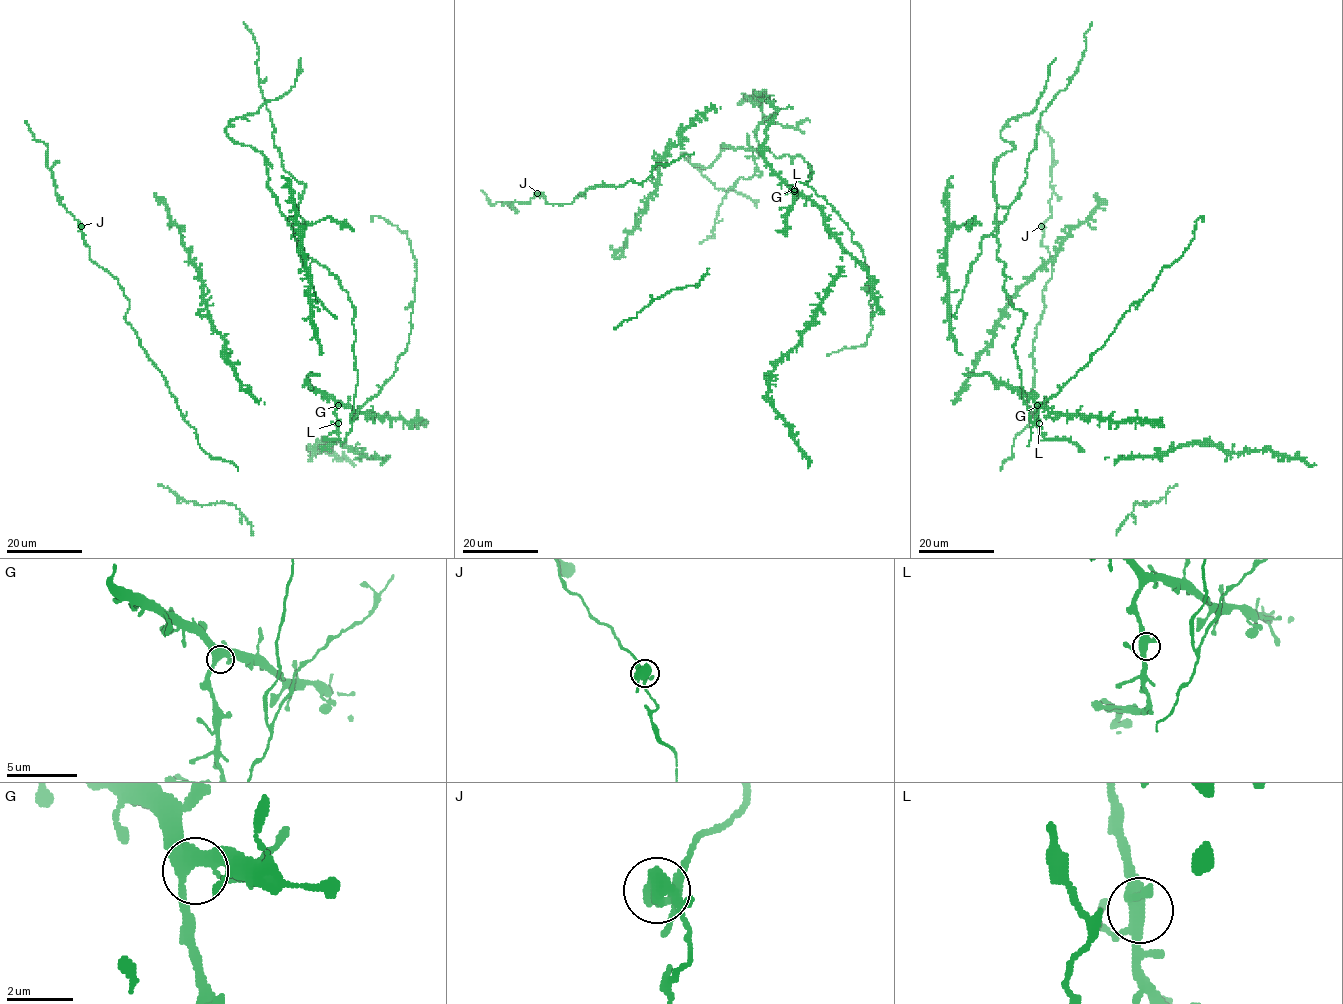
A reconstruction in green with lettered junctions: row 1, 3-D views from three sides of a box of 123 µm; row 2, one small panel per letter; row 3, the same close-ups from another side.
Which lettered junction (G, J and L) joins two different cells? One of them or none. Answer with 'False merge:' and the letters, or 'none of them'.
False merge: none of them

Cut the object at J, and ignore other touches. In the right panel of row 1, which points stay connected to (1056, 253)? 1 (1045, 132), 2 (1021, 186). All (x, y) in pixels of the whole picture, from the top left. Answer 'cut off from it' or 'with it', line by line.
1: cut off from it
2: with it

